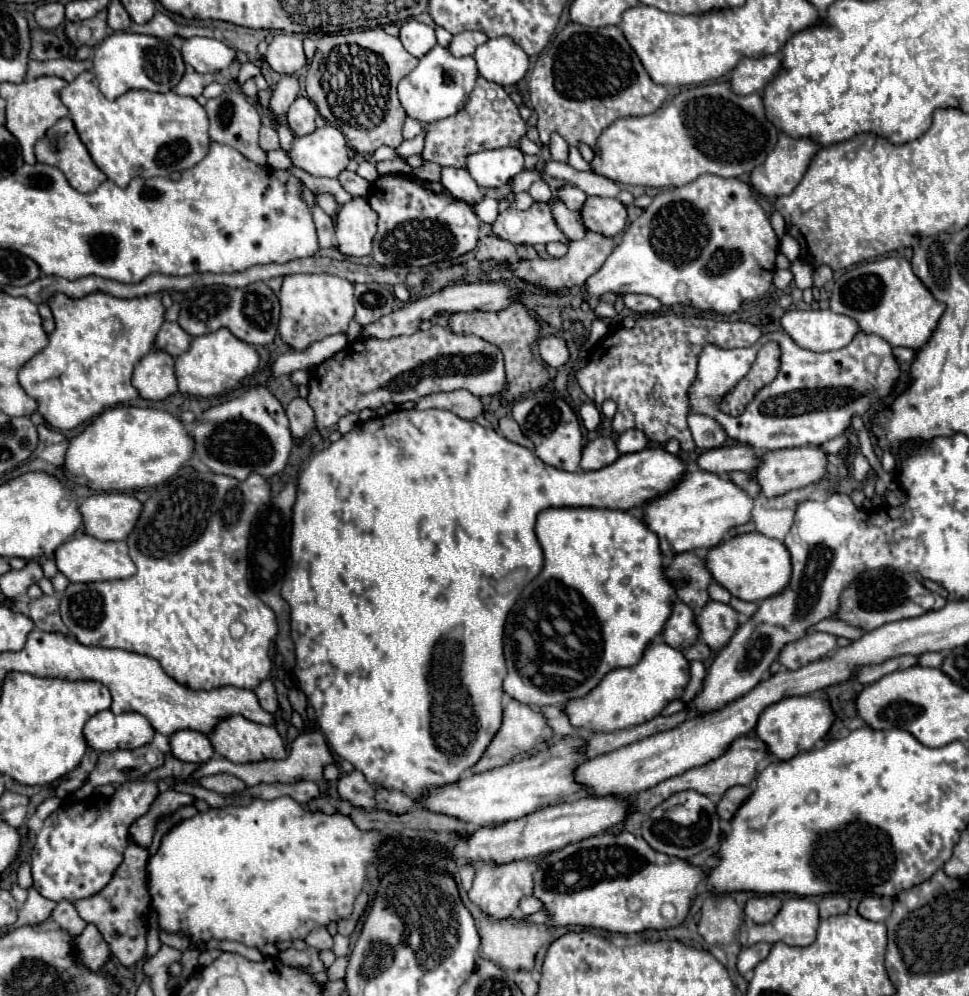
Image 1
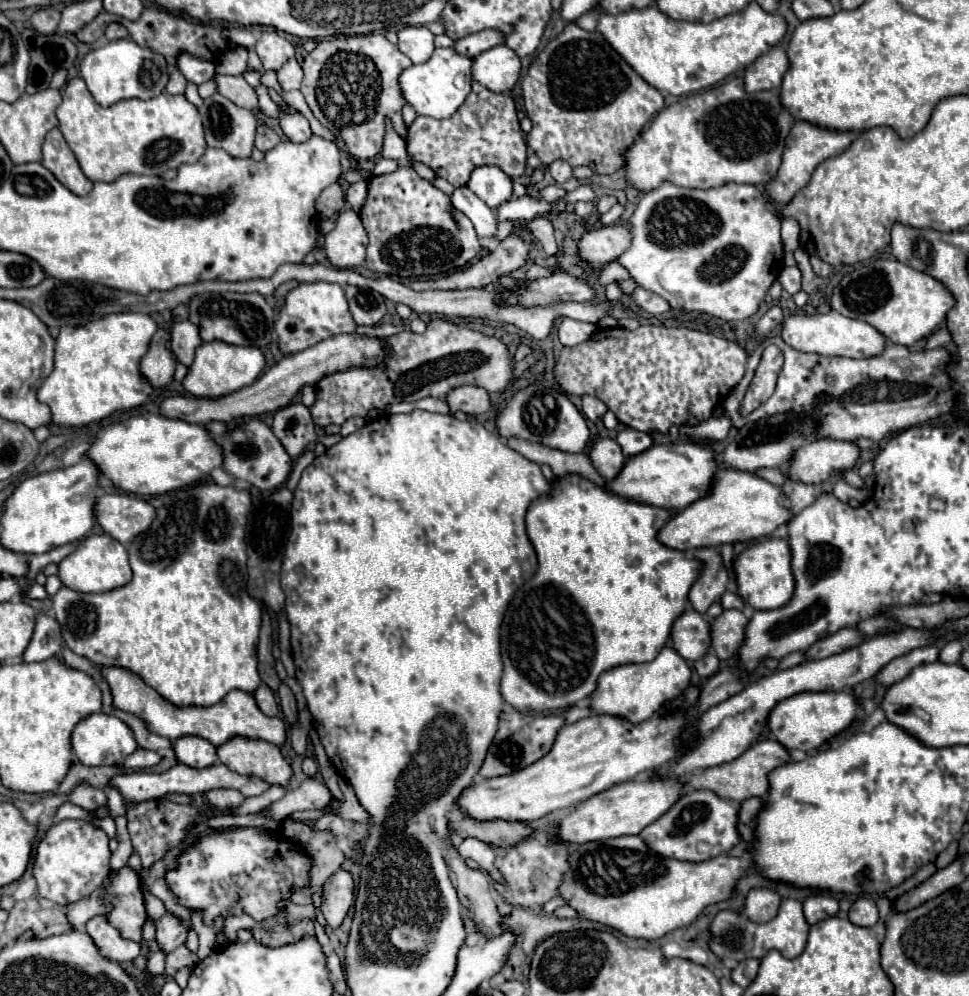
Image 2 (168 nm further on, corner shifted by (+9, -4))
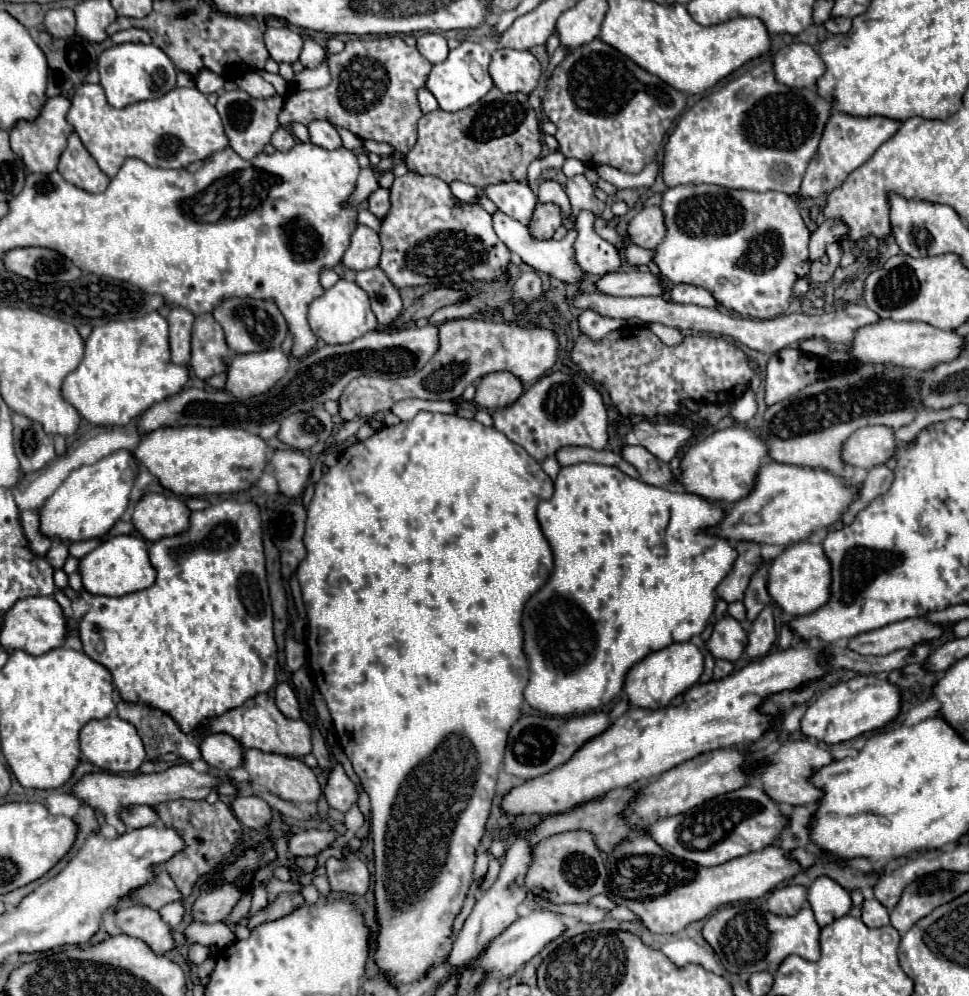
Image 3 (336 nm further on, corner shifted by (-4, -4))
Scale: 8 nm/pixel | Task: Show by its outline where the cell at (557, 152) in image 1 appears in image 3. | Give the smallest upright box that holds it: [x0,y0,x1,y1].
[566,176,604,222]

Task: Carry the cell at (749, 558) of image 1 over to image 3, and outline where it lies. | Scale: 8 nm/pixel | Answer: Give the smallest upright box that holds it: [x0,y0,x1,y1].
[768,542,832,618]

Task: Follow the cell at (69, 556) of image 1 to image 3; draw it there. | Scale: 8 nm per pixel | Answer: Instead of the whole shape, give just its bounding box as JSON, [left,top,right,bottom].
[80,534,156,596]

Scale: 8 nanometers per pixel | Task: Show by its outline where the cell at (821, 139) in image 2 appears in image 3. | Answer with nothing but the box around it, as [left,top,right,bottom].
[800,110,902,198]

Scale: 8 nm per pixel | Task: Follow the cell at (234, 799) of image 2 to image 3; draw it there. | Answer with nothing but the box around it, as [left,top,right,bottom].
[232,796,272,830]

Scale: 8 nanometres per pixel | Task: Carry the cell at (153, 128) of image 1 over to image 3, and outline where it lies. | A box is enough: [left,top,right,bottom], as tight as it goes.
[68,84,228,178]

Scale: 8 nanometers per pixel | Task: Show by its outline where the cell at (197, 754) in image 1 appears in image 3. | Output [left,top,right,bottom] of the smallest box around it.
[200,734,244,772]

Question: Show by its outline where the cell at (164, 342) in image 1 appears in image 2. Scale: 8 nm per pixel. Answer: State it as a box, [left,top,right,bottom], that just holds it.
[171,320,203,366]

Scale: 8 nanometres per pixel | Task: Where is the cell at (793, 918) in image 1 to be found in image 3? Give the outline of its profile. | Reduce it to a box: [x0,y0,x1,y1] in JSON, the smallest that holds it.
[702,898,820,976]

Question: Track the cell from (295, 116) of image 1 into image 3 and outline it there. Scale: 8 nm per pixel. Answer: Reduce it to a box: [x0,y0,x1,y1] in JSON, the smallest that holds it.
[308,120,342,150]

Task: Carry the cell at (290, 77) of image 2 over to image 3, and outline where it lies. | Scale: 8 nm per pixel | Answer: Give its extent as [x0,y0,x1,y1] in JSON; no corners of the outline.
[300,38,326,68]

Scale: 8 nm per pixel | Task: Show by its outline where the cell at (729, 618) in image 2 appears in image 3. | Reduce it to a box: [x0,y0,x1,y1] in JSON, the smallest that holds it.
[746,608,776,658]

